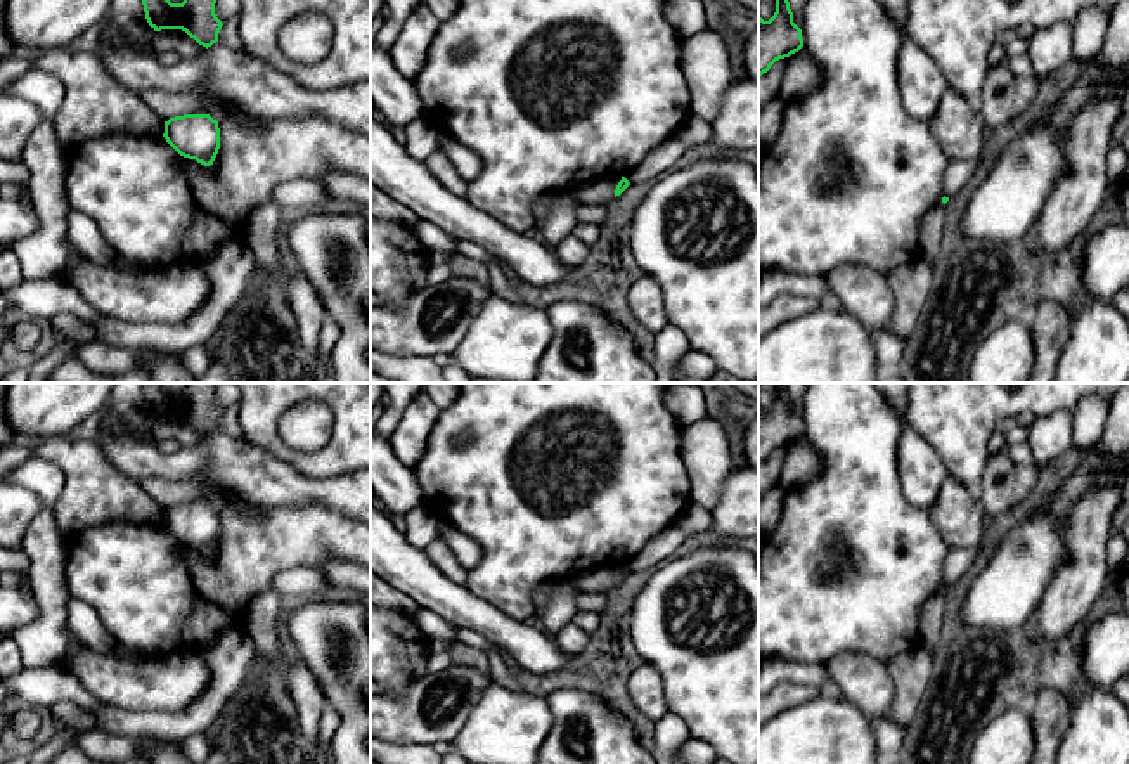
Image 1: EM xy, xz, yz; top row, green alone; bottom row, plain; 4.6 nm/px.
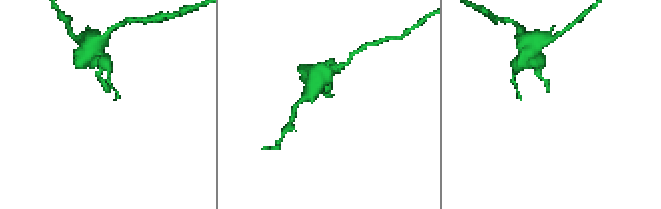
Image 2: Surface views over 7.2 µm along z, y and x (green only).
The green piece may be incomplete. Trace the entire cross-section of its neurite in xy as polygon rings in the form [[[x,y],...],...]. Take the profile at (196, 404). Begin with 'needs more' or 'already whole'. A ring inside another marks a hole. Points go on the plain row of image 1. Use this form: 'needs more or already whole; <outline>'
already whole; [[[144,383],[142,388],[145,407],[154,419],[182,418],[206,437],[218,430],[218,421],[223,414],[215,402],[215,392],[215,383],[185,383],[182,392],[171,392],[168,383]]]

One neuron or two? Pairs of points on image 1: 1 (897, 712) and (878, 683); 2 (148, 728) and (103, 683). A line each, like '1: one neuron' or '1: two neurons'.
1: two neurons
2: two neurons

